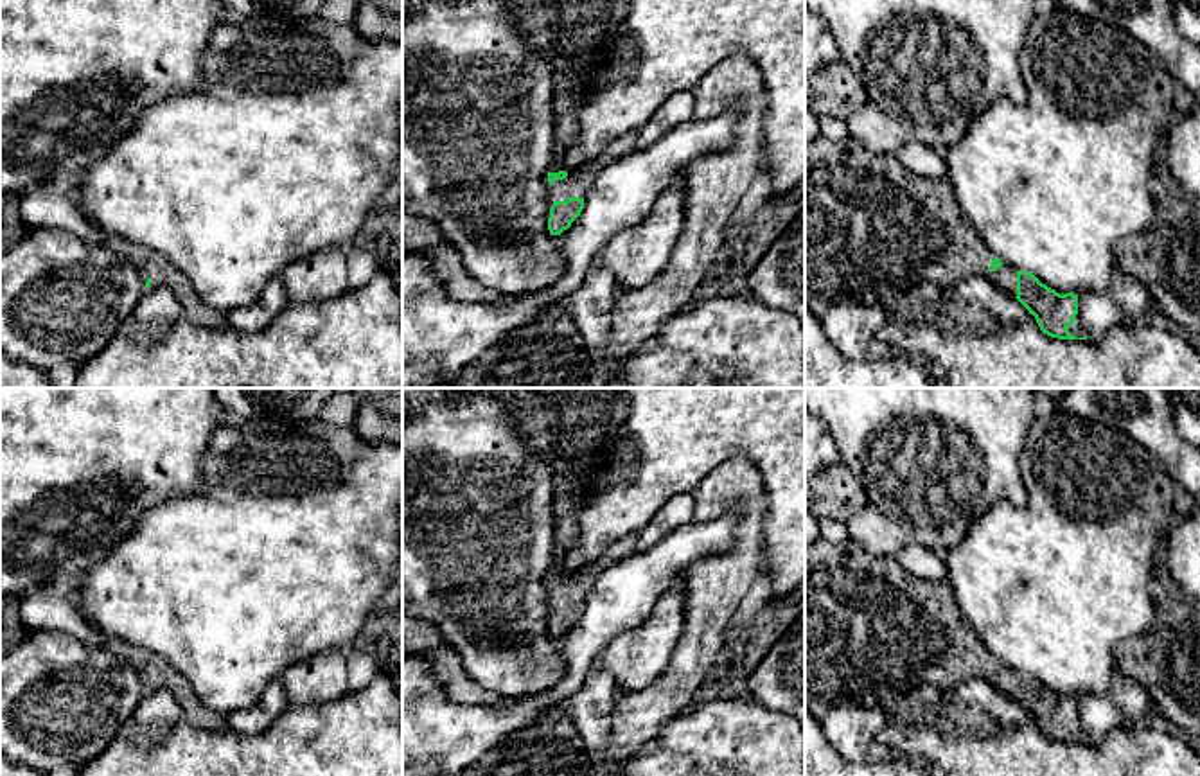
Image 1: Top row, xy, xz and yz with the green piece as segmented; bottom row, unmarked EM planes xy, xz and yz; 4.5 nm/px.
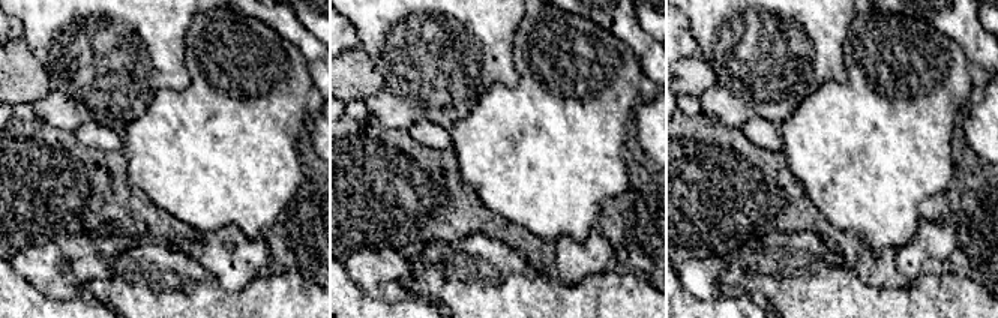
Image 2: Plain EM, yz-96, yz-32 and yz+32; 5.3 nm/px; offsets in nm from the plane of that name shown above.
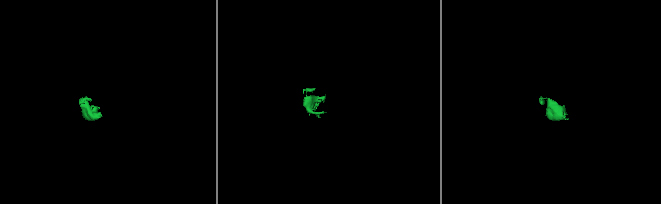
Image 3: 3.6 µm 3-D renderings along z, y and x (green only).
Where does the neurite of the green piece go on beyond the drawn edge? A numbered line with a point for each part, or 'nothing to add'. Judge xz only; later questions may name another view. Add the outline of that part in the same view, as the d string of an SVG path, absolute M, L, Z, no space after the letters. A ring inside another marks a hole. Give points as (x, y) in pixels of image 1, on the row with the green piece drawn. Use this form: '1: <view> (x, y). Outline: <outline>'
1: xz (577, 182). Outline: M627 133L625 137L607 144L595 158L589 158L578 169L568 172L562 181L555 180L550 183L546 178L546 199L550 208L555 201L584 198L600 171L634 149L638 149L638 133Z

